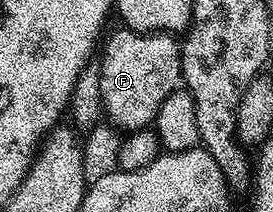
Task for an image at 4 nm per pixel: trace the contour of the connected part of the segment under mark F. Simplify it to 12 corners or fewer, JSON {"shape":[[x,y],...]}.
{"shape":[[120,27],[102,45],[106,119],[154,125],[180,87],[181,48]]}

